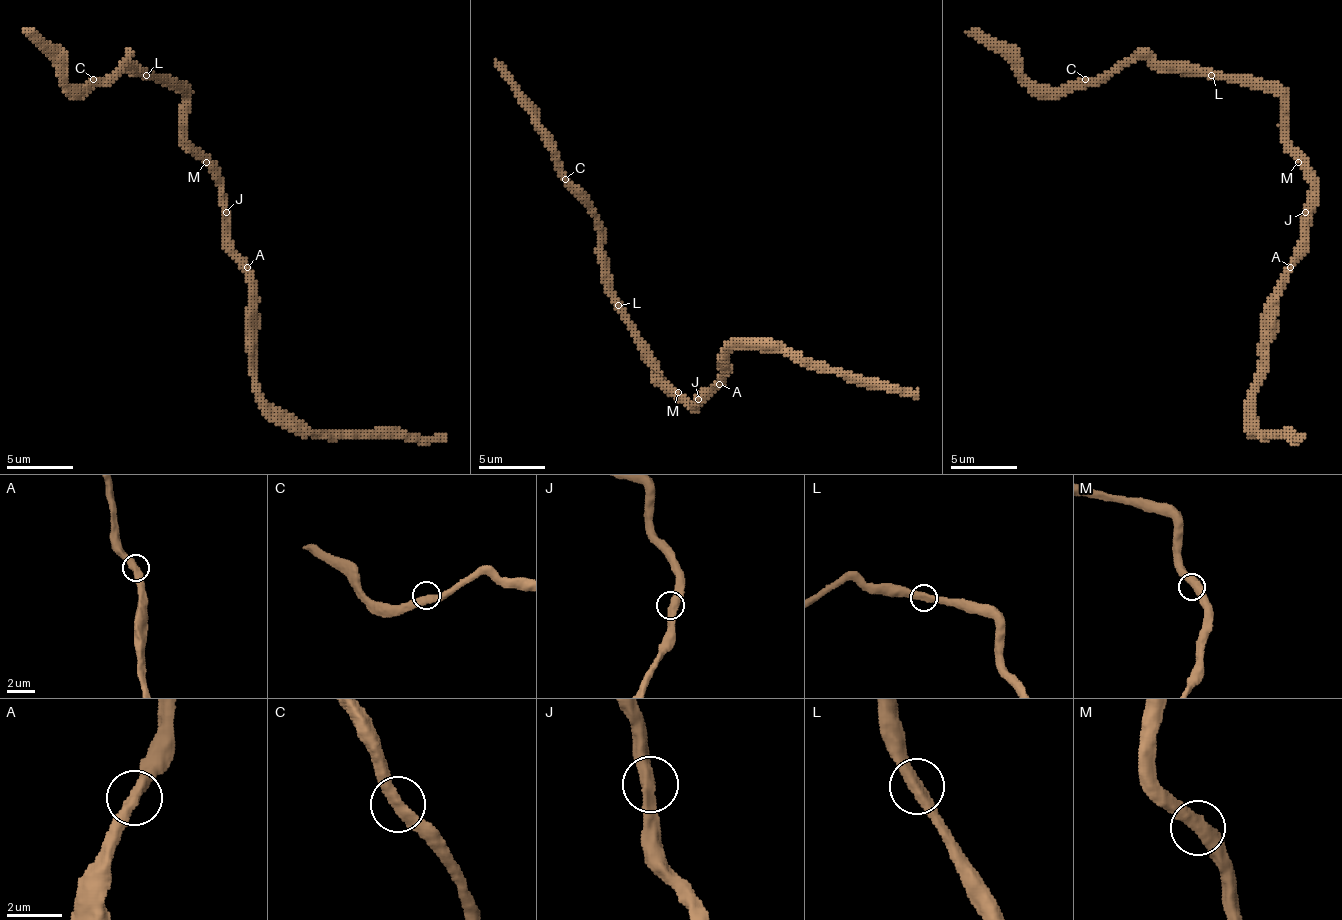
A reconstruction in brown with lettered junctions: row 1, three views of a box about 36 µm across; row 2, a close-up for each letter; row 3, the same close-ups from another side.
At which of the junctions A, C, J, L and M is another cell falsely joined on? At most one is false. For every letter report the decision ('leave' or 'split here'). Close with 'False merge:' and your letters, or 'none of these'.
A: leave
C: leave
J: leave
L: leave
M: leave
False merge: none of these

